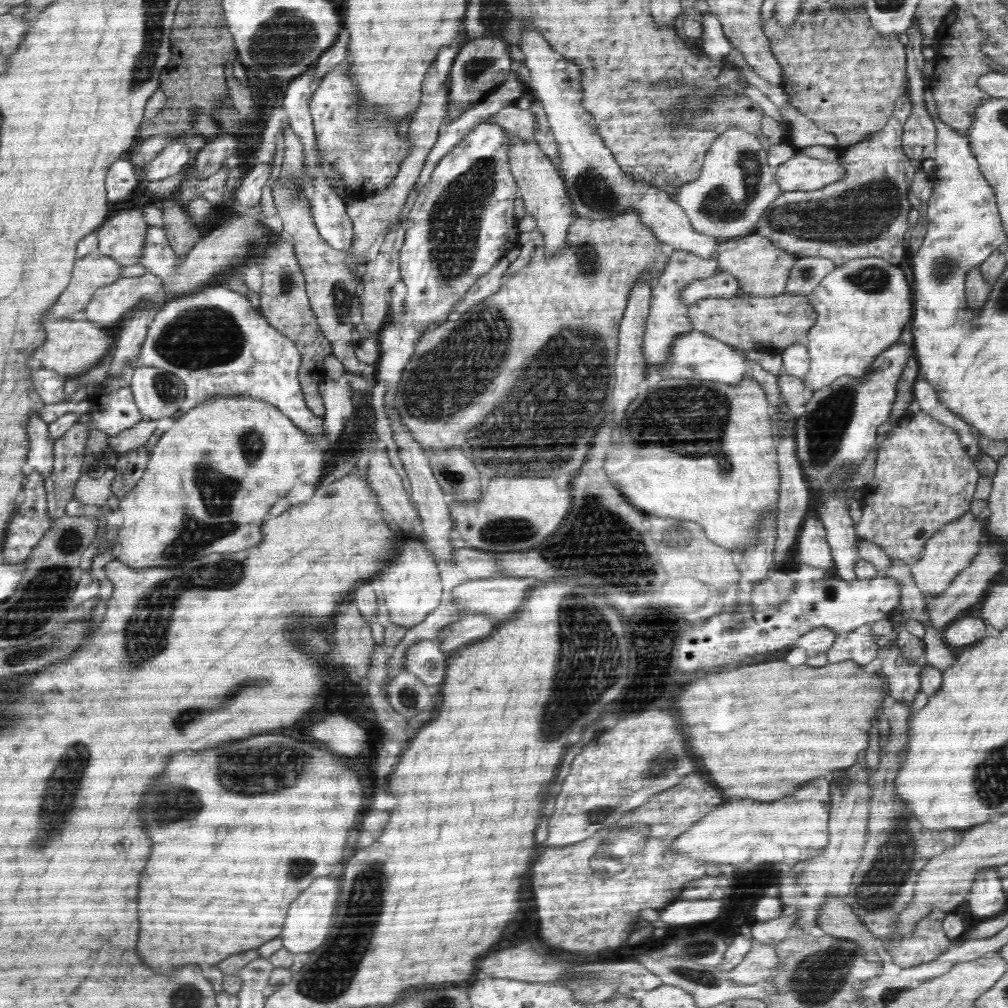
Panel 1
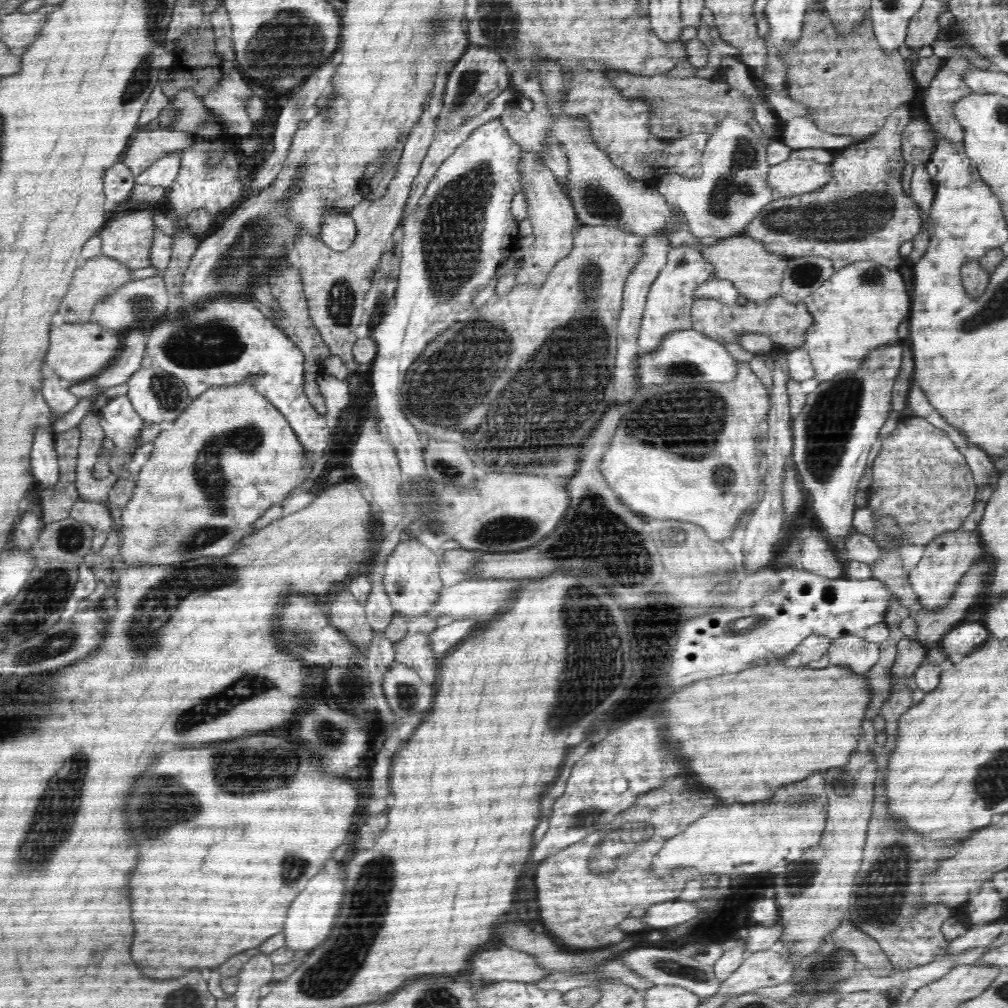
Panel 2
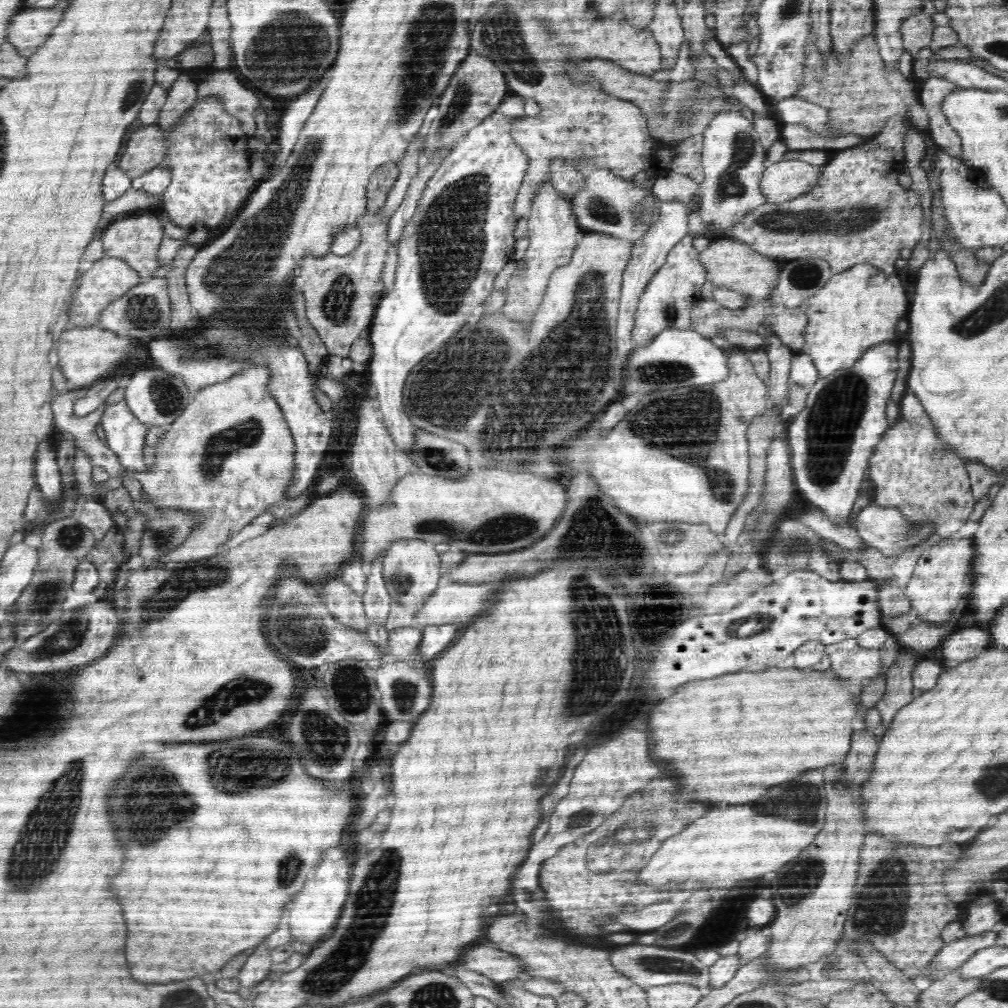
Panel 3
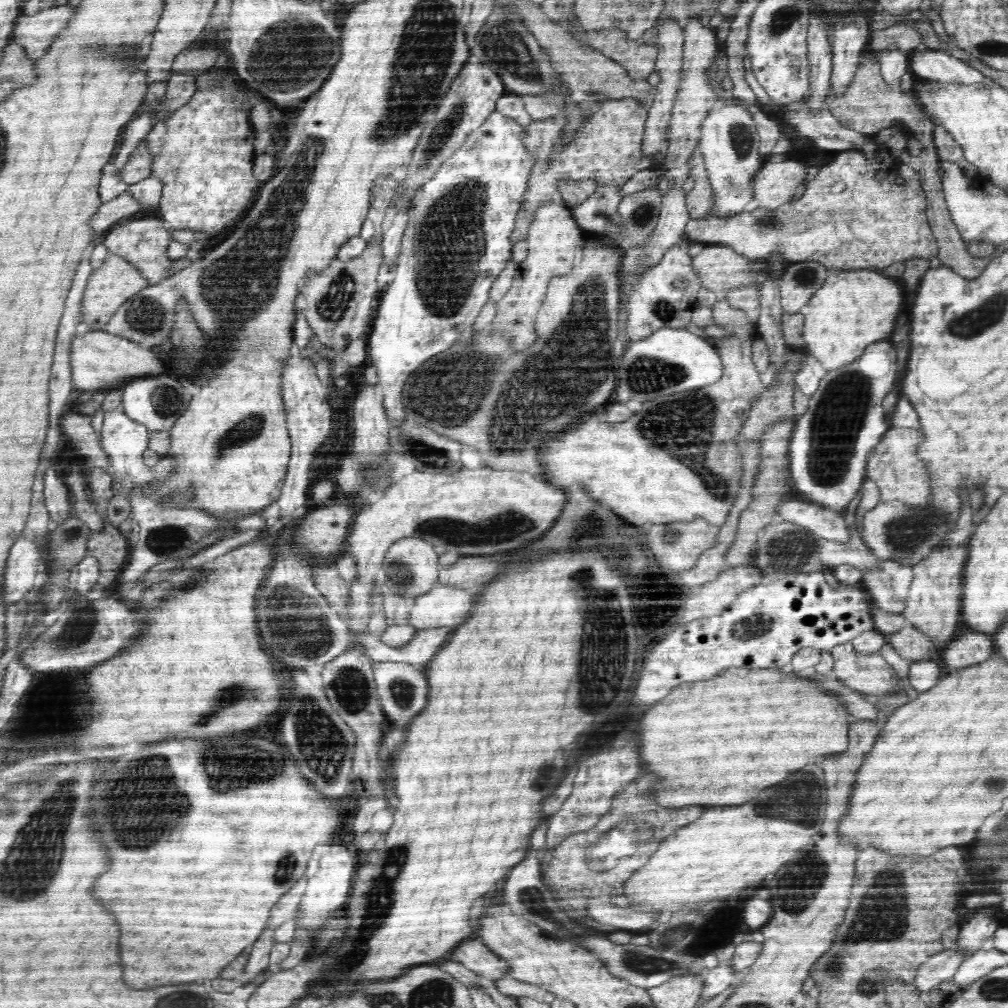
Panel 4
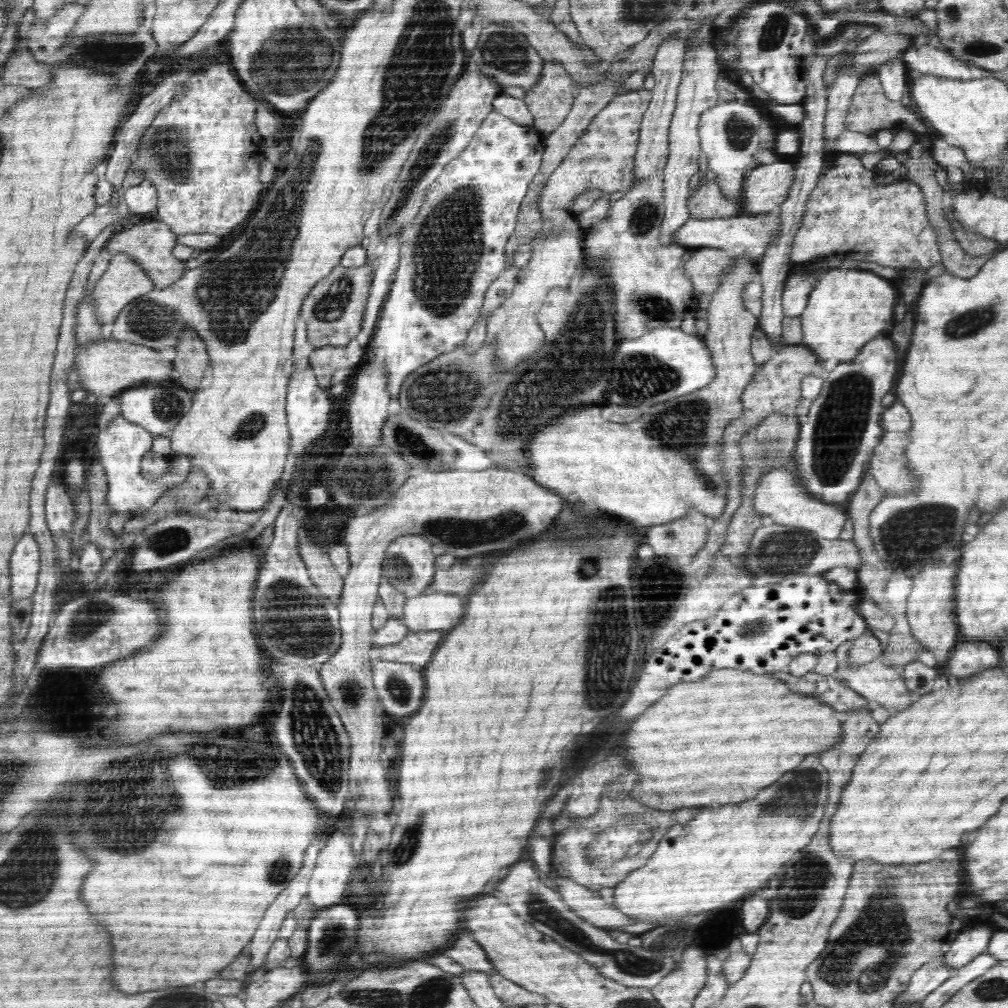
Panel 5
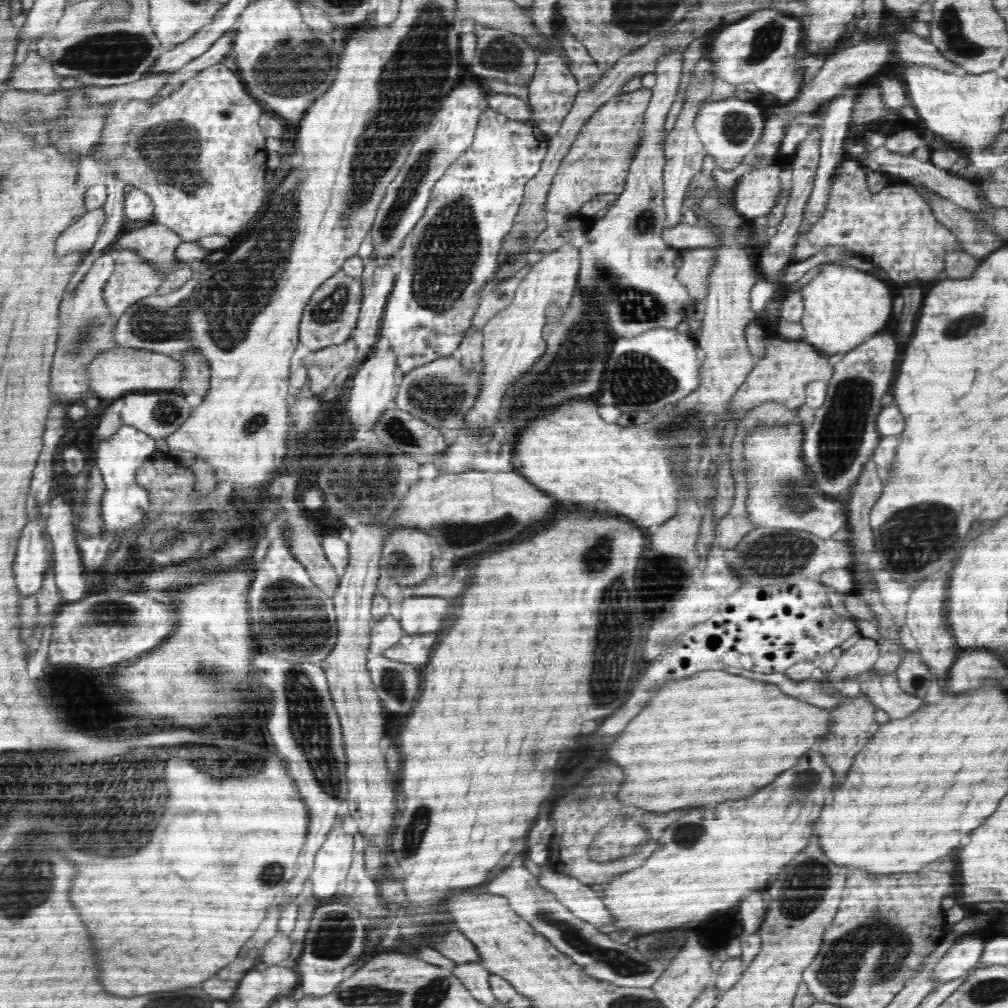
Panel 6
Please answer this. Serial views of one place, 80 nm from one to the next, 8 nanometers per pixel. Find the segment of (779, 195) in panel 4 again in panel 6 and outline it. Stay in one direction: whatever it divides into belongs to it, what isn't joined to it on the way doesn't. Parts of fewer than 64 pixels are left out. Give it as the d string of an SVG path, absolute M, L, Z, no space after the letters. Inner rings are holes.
M772 164L748 171L735 186L733 207L748 220L762 220L775 206L780 188L780 172L784 165Z

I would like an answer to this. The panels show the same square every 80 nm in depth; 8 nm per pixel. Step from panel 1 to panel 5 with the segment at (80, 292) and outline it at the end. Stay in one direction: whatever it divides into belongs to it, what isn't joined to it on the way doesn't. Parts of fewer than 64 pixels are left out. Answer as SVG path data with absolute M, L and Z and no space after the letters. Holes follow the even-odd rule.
M113 255L106 272L92 290L92 305L96 307L98 321L102 325L113 323L130 301L154 288L154 281L130 255Z

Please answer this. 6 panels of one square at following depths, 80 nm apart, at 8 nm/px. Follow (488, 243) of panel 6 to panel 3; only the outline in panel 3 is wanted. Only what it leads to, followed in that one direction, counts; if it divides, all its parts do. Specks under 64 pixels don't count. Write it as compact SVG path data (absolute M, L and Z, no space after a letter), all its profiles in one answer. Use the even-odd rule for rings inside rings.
M492 113L490 116L487 116L478 126L469 130L464 136L461 142L458 142L457 145L454 145L454 148L443 158L443 161L440 163L440 166L436 169L436 172L432 175L432 178L428 179L426 188L422 191L419 205L416 207L415 213L412 215L412 218L408 221L408 224L404 227L402 232L402 238L399 241L398 247L398 264L397 270L395 272L396 282L394 282L392 290L388 293L384 293L380 298L378 305L375 309L375 315L372 321L371 326L368 328L369 333L369 342L372 345L372 357L365 366L368 371L370 371L371 376L371 387L377 390L377 398L379 400L380 412L382 413L384 419L384 426L386 430L390 431L392 434L393 441L396 442L398 448L404 450L404 456L407 460L410 461L408 456L412 448L412 444L416 442L415 432L416 426L412 424L410 417L407 414L404 414L405 410L402 406L402 396L404 390L404 382L408 374L411 374L411 371L415 368L416 364L422 362L424 358L428 357L430 354L433 354L437 348L444 346L450 341L450 338L454 334L460 332L460 328L464 324L468 323L470 316L472 318L477 317L477 312L479 311L478 306L484 302L492 294L492 286L494 286L494 278L498 276L498 272L512 261L514 256L514 247L515 242L517 241L514 238L514 231L516 228L517 219L514 215L514 200L520 192L522 182L524 182L524 177L526 176L528 167L529 167L529 158L524 154L524 151L521 147L514 141L512 135L512 123L510 123L510 117L502 113Z

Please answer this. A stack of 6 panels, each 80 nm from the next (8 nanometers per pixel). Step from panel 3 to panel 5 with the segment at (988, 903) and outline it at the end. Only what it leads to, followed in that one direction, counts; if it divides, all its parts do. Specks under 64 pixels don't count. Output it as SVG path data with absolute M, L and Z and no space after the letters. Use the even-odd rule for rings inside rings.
M978 924L978 926L974 926L974 928L968 928L968 930L964 930L962 934L958 934L958 936L951 942L942 958L944 958L944 963L950 967L950 969L954 969L954 973L956 970L961 967L966 966L966 964L978 955L987 952L987 948L990 942L990 936L992 936L992 928L990 926L986 926L986 924Z

